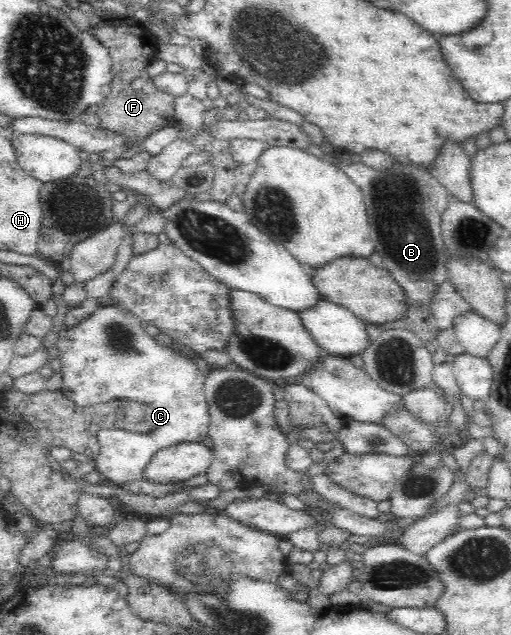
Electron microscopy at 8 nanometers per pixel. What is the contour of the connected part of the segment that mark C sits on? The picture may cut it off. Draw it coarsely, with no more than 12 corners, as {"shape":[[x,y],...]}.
{"shape":[[106,300],[63,323],[59,390],[106,481],[209,435],[194,358]]}

